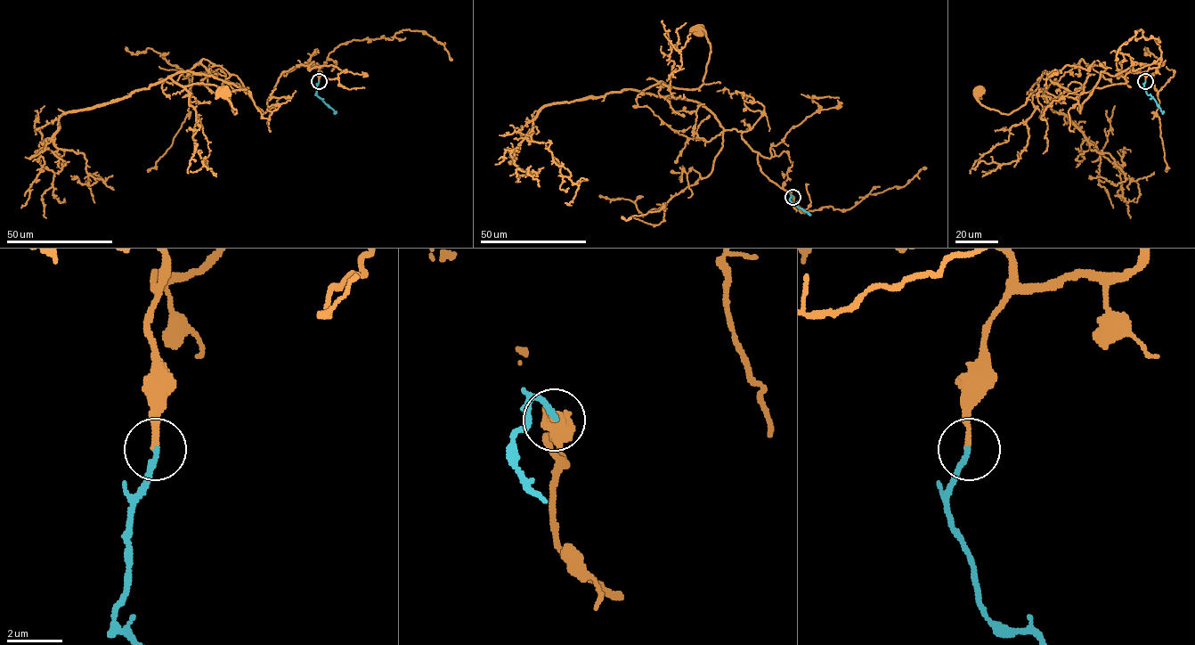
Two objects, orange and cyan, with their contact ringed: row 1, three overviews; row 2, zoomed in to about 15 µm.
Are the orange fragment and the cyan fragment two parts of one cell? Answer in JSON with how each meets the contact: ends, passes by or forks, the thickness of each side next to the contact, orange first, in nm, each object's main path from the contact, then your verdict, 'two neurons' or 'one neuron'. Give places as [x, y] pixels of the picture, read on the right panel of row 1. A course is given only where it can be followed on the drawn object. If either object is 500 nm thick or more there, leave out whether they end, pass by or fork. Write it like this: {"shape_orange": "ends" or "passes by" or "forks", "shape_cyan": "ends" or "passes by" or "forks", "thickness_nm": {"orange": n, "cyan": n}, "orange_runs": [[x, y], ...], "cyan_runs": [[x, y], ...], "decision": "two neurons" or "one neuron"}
{"shape_orange": "ends", "shape_cyan": "ends", "thickness_nm": {"orange": 190, "cyan": 200}, "orange_runs": [[1145, 80], [1145, 64], [1101, 72], [1079, 112], [1078, 96], [1045, 71], [1009, 114], [984, 107], [978, 90]], "cyan_runs": [[1145, 81], [1146, 93], [1163, 113]], "decision": "one neuron"}

